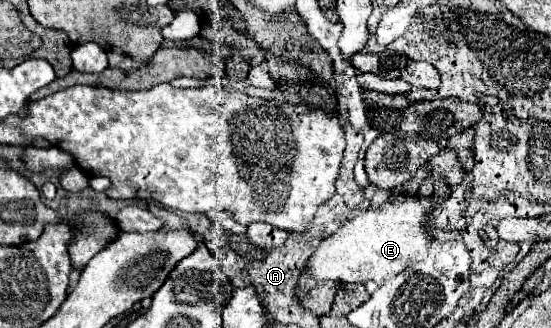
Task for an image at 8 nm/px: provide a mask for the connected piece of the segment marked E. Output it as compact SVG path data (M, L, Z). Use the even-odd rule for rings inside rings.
M400 198L400 200L388 200L386 204L382 204L376 210L366 210L364 214L348 220L338 232L334 232L332 236L324 238L320 242L320 246L314 250L314 254L308 258L306 266L302 272L308 272L316 282L324 282L324 280L334 280L334 282L358 282L358 284L366 284L366 282L374 282L376 286L380 286L382 282L394 278L396 274L400 274L406 266L412 266L414 262L420 262L422 258L426 258L426 250L430 248L430 240L428 240L428 214L432 212L430 200L428 198Z

